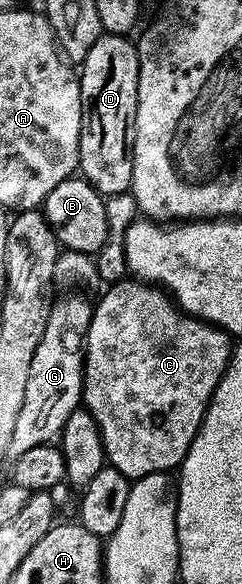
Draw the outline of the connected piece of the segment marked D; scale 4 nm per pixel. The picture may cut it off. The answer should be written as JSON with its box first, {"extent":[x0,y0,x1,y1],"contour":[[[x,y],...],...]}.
{"extent":[79,34,140,197],"contour":[[[100,34],[79,68],[82,130],[79,167],[82,177],[104,197],[125,194],[131,186],[133,140],[136,132],[137,85],[140,83],[139,49],[126,35]]]}

